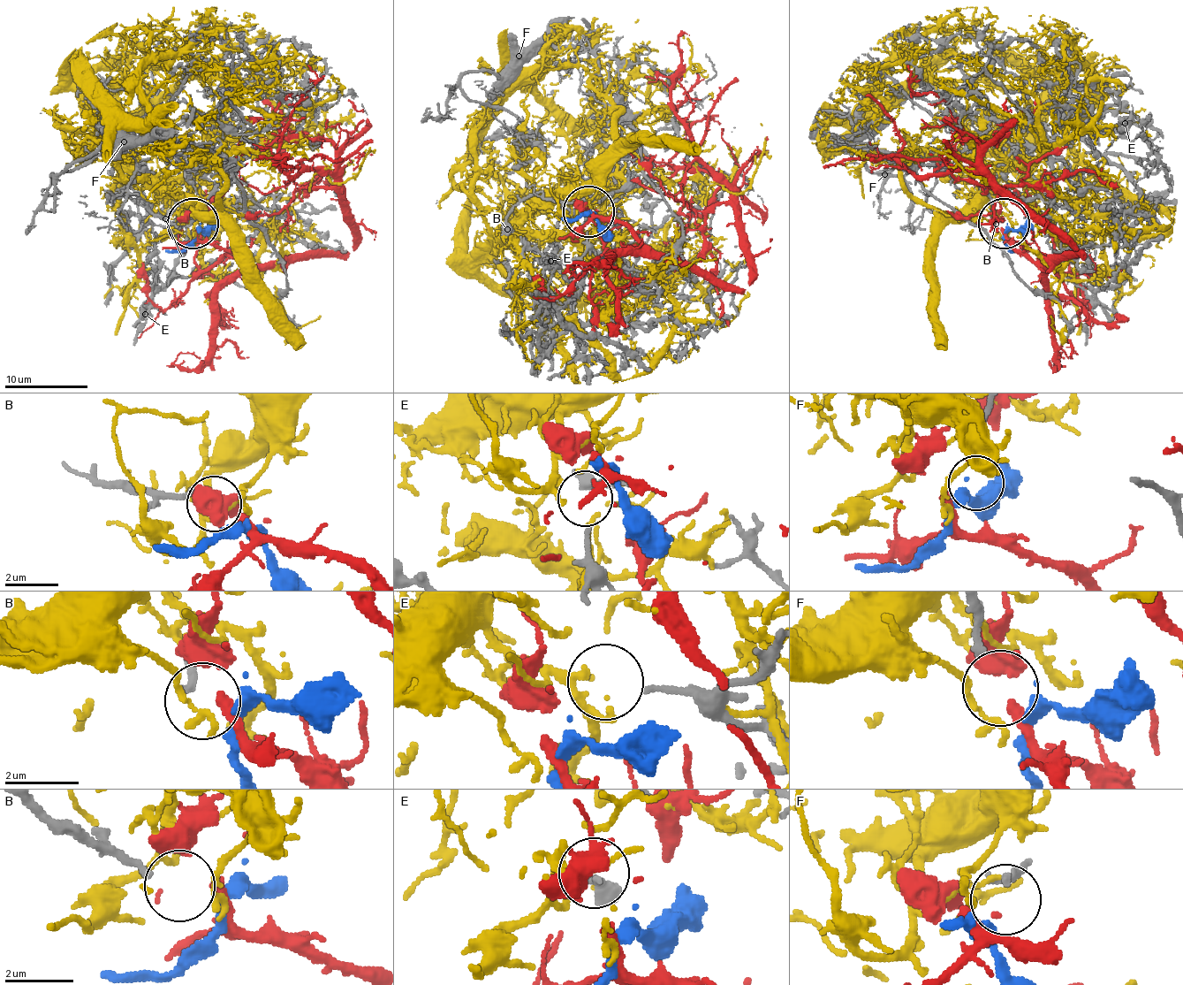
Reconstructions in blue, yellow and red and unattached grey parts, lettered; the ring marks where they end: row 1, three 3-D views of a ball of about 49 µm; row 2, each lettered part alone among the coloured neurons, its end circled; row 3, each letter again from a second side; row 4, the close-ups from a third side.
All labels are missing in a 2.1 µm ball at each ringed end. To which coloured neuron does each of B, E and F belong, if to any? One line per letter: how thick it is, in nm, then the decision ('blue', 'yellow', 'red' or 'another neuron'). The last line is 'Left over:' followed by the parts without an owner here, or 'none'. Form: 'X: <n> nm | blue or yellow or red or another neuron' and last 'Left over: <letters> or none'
B: 240 nm | red
E: 170 nm | another neuron
F: 130 nm | another neuron
Left over: E, F

